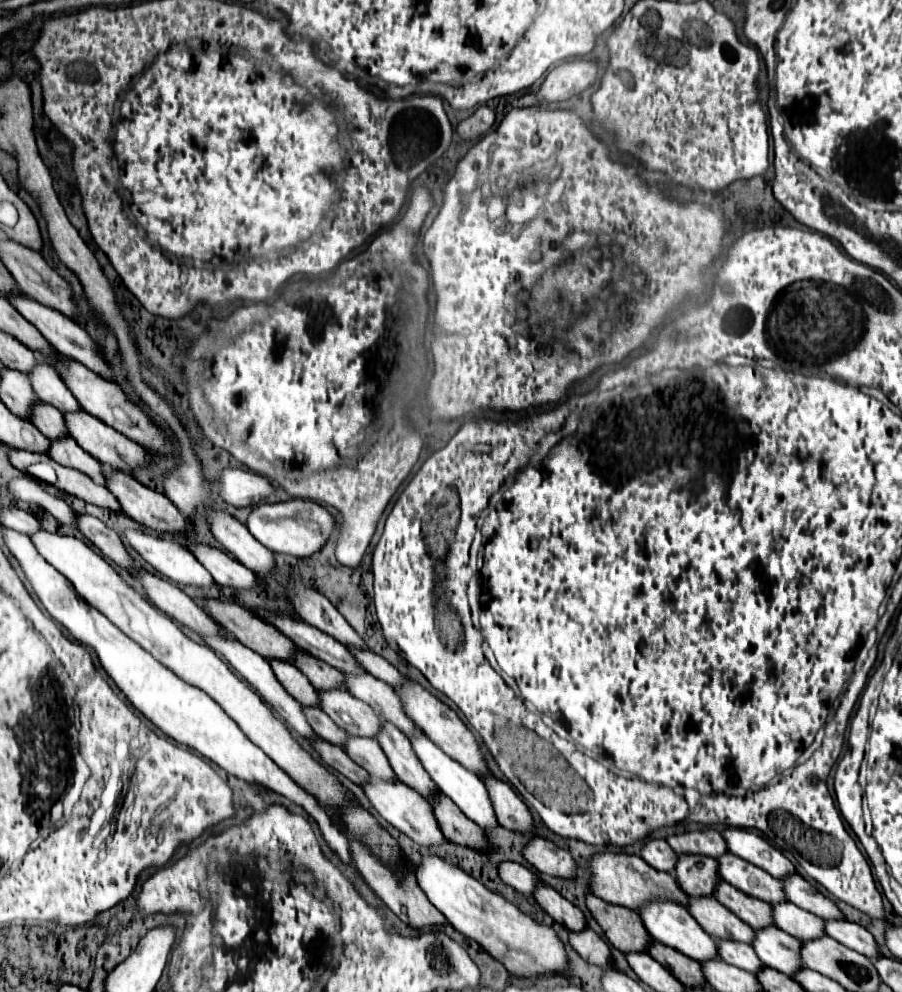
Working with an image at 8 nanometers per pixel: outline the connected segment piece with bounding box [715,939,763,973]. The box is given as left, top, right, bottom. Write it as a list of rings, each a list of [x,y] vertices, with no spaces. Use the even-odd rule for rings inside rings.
[[[715,939],[715,943],[717,943],[719,957],[739,969],[747,969],[747,971],[755,973],[755,969],[759,969],[759,965],[763,965],[759,961],[759,957],[755,957],[755,951],[751,949],[751,945],[747,945],[747,943],[731,941],[731,939]]]

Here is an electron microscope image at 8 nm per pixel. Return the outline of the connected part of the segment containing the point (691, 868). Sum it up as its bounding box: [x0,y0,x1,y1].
[675,853,715,897]

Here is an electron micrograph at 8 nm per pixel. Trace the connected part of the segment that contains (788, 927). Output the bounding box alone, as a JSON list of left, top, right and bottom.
[771,901,823,937]

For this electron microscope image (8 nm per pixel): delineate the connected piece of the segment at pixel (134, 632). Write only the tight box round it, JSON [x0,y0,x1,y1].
[29,529,403,861]

